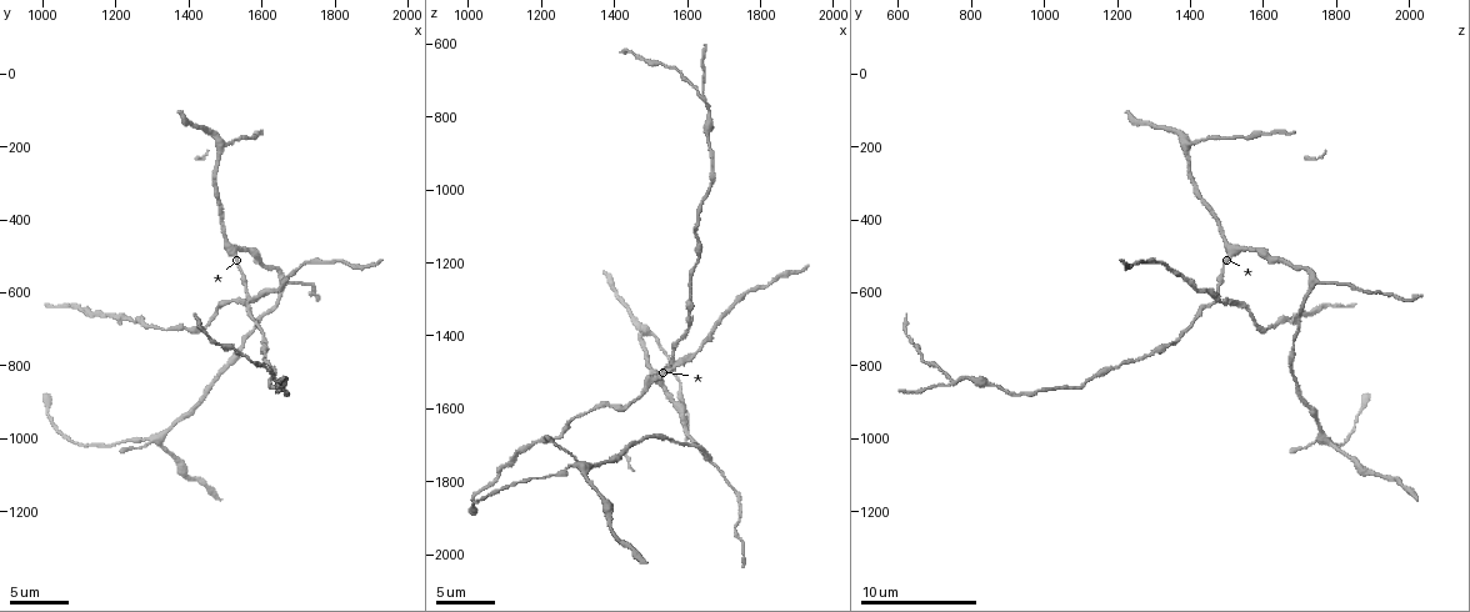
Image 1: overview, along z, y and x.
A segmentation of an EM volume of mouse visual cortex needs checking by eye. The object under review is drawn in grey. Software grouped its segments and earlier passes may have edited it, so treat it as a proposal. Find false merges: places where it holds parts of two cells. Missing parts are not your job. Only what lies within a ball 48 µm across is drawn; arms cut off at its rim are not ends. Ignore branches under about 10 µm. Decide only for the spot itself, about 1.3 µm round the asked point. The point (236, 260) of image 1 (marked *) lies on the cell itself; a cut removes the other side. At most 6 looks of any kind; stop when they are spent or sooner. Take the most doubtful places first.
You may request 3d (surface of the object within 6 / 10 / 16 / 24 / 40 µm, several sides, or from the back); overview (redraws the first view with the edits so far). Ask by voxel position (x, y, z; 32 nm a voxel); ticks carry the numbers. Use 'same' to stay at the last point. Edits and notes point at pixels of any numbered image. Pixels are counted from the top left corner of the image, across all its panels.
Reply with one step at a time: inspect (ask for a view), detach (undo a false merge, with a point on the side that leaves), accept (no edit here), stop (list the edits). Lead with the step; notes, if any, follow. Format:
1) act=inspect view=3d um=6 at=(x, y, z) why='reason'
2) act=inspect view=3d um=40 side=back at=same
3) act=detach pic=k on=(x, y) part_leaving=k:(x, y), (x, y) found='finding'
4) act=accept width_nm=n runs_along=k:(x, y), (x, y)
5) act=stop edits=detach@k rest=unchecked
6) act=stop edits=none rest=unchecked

act=inspect view=3d um=10 at=(1580, 620, 1480) why='four arms meet'

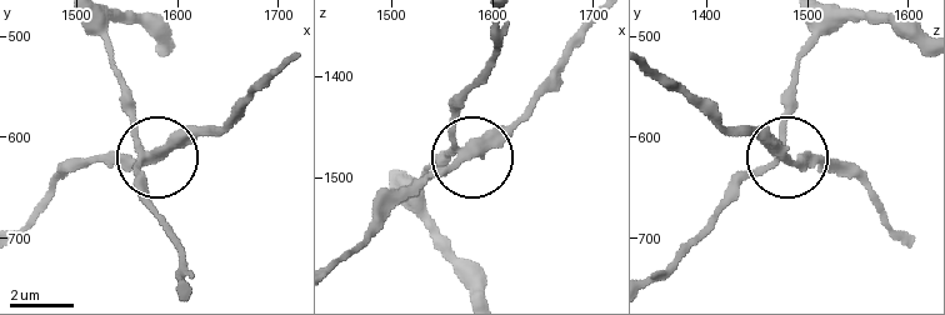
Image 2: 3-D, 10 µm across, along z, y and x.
act=detach pic=2 on=(110, 168) width_nm=240 part_leaving=2:(146, 153), (76, 164), (20, 225) found='a second cell is stuck on'

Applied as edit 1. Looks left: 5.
act=inspect view=overview

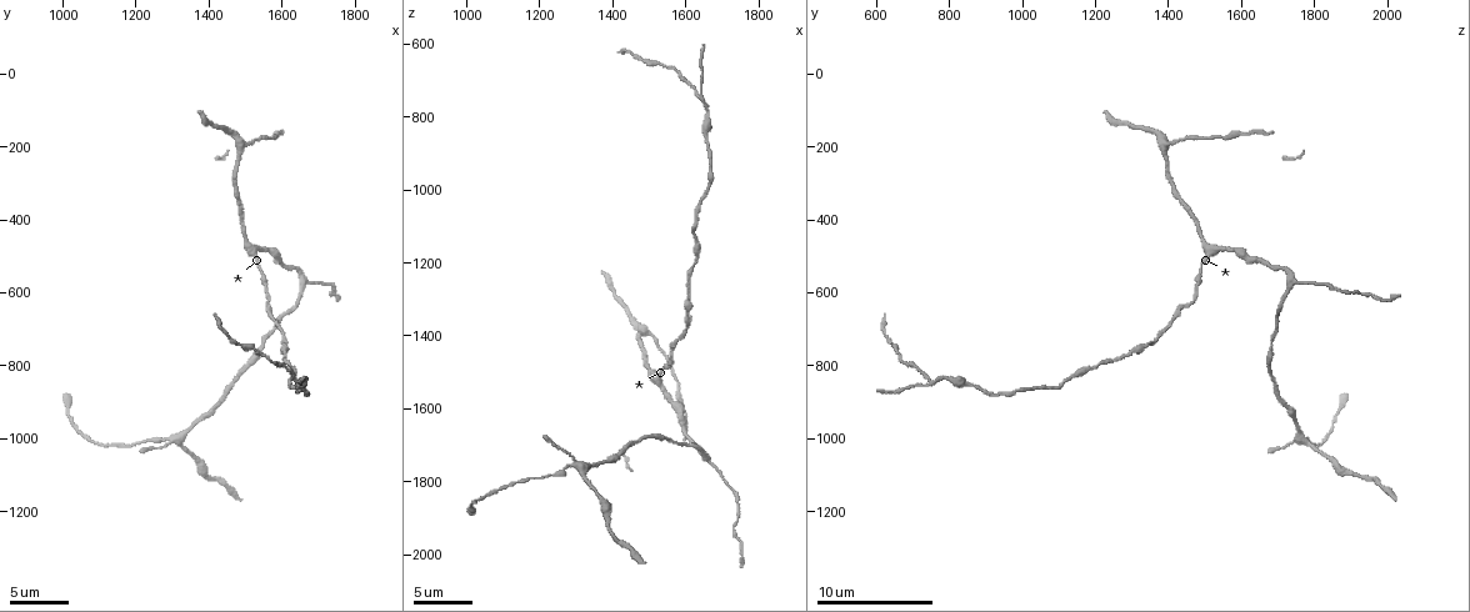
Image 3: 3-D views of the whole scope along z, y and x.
act=inspect view=3d um=10 at=(1310, 1010, 1770) why='looks like a crossing'

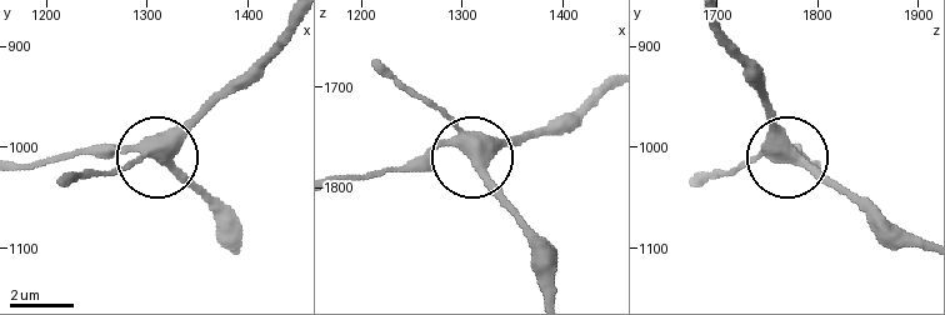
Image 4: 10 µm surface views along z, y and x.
act=accept runs_along=4:(608, 81), (559, 124), (503, 140), (473, 161), (531, 229) found='all the same cell'

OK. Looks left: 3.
act=inspect view=3d um=6 at=(1650, 830, 780) why='sudden change in width'

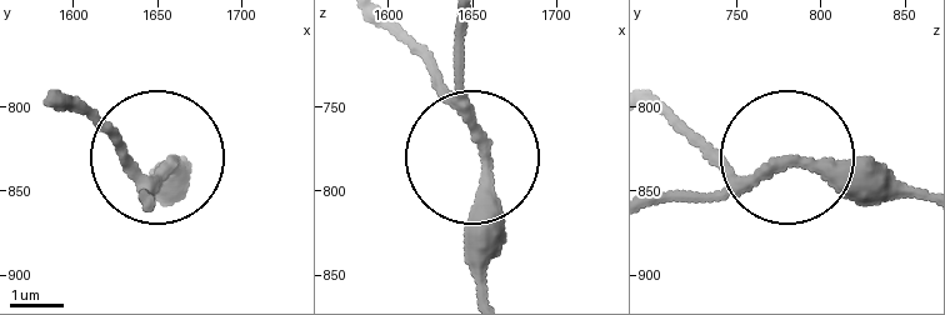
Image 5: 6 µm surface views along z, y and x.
act=accept found='continuous, no second cell'

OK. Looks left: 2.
act=stop edits=detach@2 rest=unchecked

